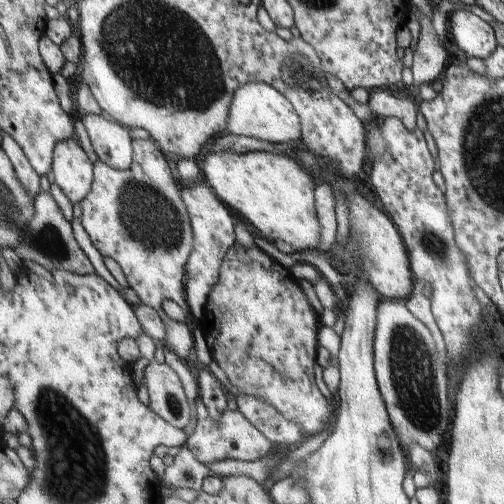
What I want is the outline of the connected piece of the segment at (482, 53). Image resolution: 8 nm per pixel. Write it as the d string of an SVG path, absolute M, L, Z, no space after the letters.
M467 10L452 11L449 16L449 30L453 42L467 57L483 60L497 47L492 26Z

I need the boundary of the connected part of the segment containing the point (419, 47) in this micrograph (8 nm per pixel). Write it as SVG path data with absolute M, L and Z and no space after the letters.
M427 17L423 18L418 31L418 41L413 48L413 63L410 67L412 85L418 87L435 82L443 74L448 60L444 57L444 48L439 46Z

